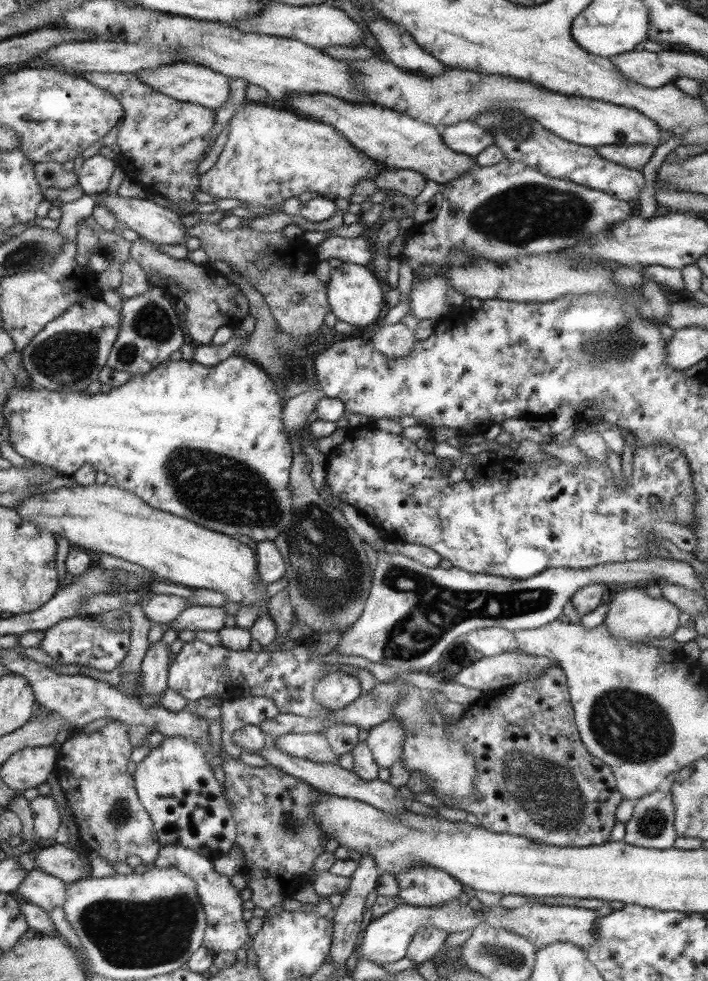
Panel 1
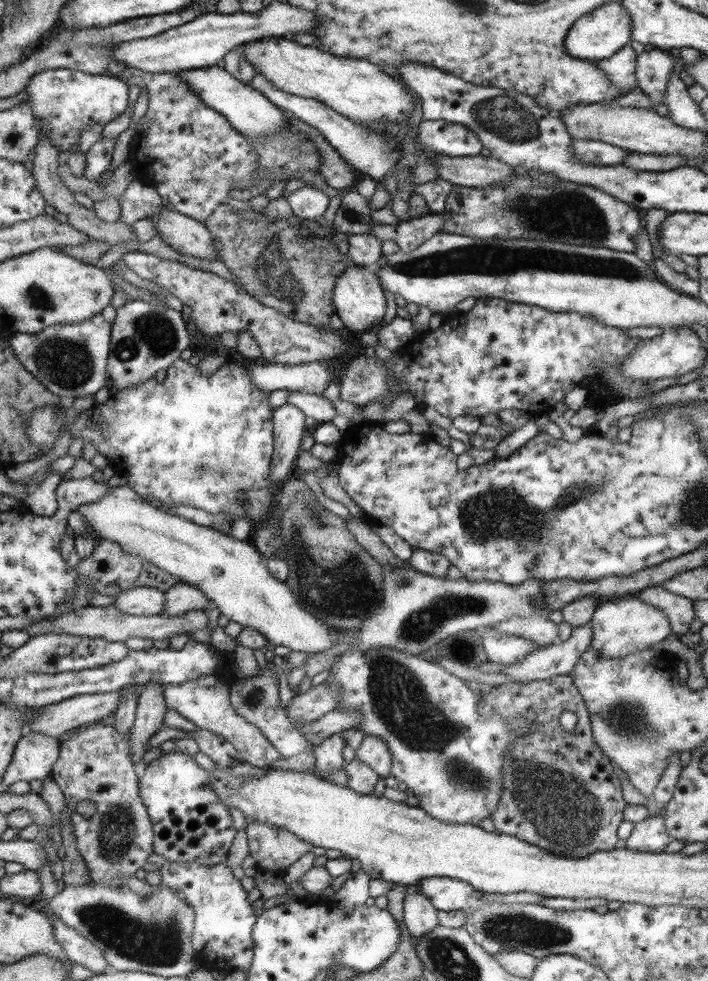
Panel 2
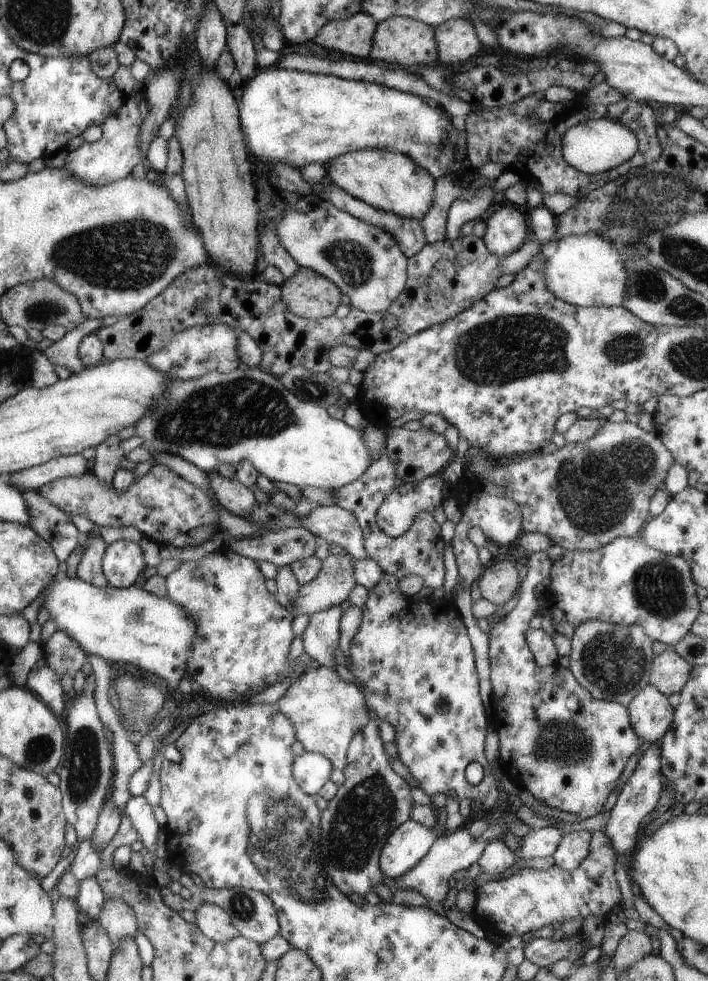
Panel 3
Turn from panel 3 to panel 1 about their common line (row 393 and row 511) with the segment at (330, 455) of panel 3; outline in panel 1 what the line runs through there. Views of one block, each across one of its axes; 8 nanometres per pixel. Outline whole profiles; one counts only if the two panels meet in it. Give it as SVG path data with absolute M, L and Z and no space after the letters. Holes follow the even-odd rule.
M229 356L225 362L219 362L217 366L201 366L197 362L185 362L185 360L177 360L177 362L163 362L159 364L155 370L147 372L145 376L131 376L123 386L113 388L109 394L77 394L77 392L69 392L69 394L59 394L59 392L49 392L49 390L13 390L13 396L9 398L9 404L5 406L5 416L9 420L9 432L11 434L11 448L23 456L25 460L31 460L37 466L49 468L53 472L59 472L61 476L73 476L77 474L77 470L81 470L81 466L89 464L93 466L93 470L101 470L105 476L115 478L117 486L133 492L135 496L139 496L141 500L145 500L151 508L169 512L173 516L181 516L187 520L193 520L195 524L201 524L201 528L209 528L213 532L221 532L225 536L233 536L239 538L249 536L255 542L273 542L277 536L281 536L281 532L285 532L285 528L291 524L291 488L289 488L289 464L291 464L291 448L287 444L285 438L285 428L283 428L283 420L281 420L281 402L279 402L279 394L275 388L275 380L269 380L269 376L261 370L261 368L253 368L255 364L251 364L249 360L235 358Z

